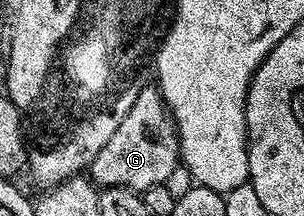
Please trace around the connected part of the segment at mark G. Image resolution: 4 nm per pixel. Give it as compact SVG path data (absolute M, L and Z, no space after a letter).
M146 84L139 92L137 99L131 102L127 116L123 116L123 124L107 140L107 145L99 151L99 156L87 168L87 174L98 187L122 186L128 190L144 192L152 186L163 186L167 176L171 176L172 170L179 165L181 146L177 143L177 125L173 123L173 115L161 99L161 91L156 85Z

